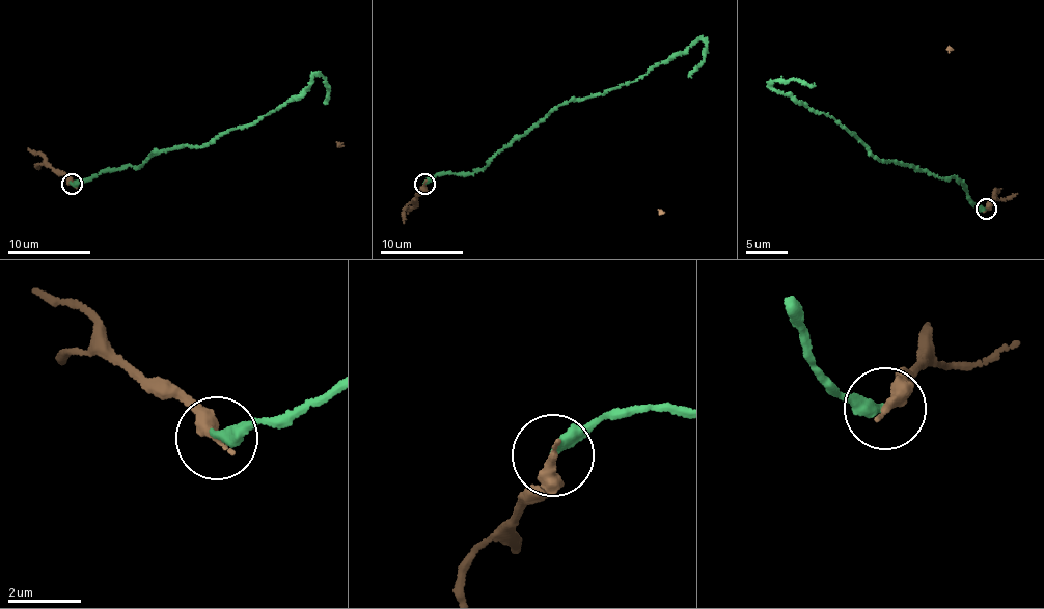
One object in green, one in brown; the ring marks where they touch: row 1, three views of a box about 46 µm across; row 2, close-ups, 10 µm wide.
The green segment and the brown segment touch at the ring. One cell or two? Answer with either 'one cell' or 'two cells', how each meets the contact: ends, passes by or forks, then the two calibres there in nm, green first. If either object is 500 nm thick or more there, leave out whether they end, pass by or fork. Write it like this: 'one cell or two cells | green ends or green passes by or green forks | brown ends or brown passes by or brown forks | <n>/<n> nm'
two cells | green ends | brown ends | 320/340 nm

